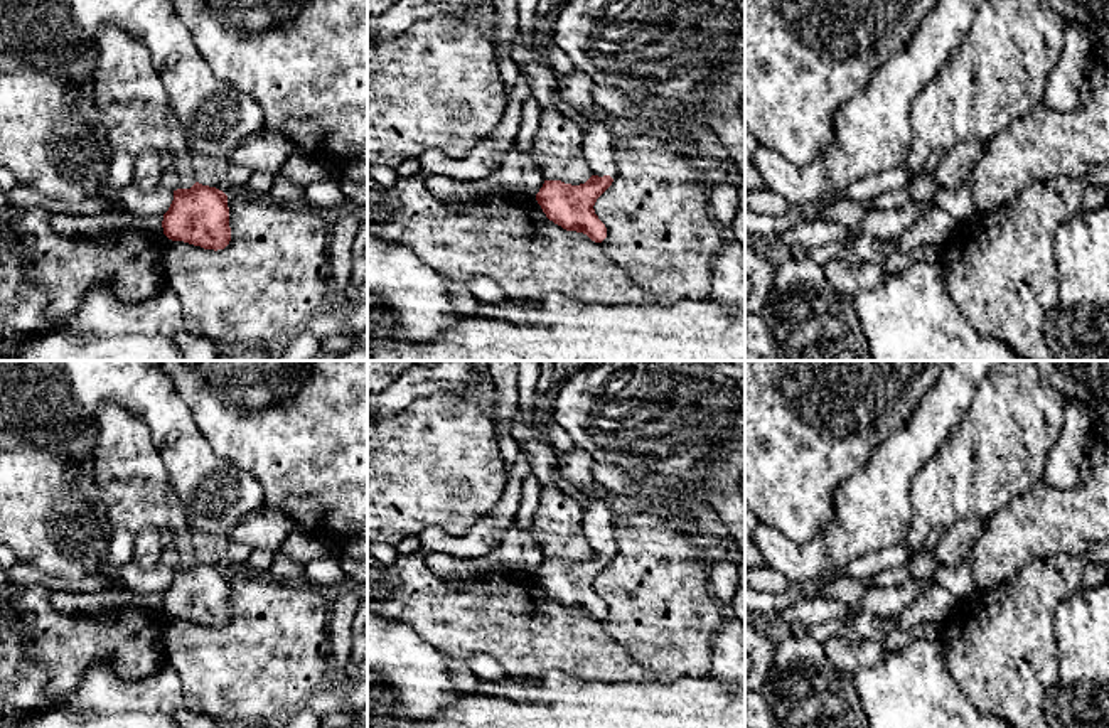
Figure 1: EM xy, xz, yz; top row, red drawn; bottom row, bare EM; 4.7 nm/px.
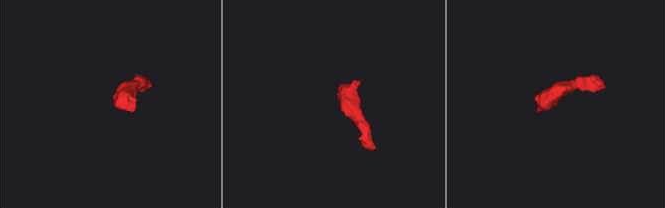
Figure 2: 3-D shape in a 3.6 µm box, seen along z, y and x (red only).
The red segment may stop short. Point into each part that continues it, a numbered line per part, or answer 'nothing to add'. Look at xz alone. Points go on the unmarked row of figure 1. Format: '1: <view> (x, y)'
1: xz (599, 516)

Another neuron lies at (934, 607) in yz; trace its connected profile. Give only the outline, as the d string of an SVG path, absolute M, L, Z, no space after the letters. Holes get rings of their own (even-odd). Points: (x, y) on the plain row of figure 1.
M934 583L924 595L917 597L915 602L902 612L876 617L875 622L885 622L885 634L890 630L905 632L925 622L940 627L957 602L959 598L954 593Z

